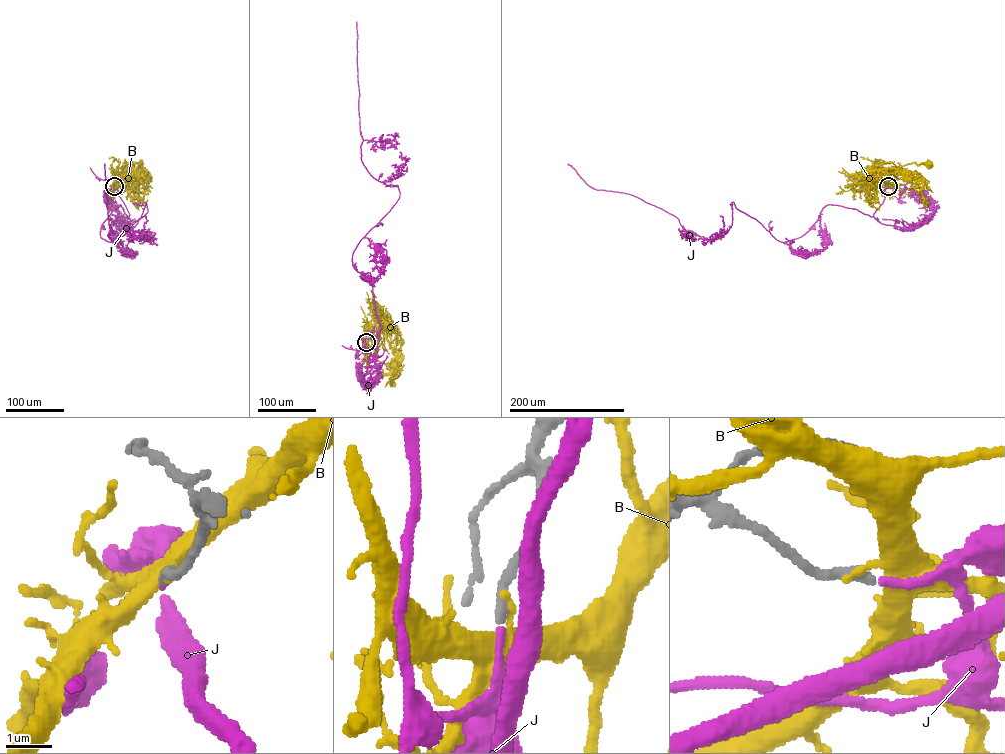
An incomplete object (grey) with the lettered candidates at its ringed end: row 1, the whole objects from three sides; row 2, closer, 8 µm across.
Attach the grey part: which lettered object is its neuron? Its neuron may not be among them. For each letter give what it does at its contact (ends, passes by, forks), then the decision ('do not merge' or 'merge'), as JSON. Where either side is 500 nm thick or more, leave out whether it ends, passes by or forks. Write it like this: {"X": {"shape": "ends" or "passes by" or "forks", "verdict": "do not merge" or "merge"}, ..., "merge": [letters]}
{"B": {"shape": "ends", "verdict": "do not merge"}, "J": {"shape": "ends", "verdict": "merge"}, "merge": ["J"]}

